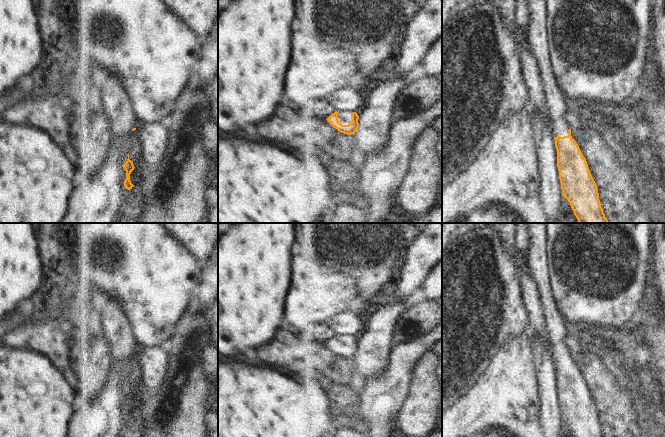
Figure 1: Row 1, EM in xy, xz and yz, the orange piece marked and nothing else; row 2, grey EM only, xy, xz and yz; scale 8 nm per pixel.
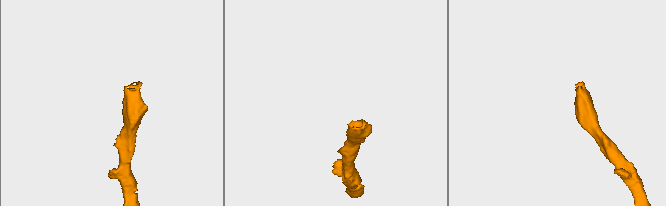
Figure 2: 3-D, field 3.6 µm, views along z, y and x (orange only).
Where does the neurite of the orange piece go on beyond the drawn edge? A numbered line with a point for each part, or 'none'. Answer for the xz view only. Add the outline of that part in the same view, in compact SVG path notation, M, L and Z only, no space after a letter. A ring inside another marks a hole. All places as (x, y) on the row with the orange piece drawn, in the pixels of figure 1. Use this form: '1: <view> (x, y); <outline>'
1: xz (345, 117); M339 110L338 112L338 121L342 125L348 125L352 122L352 113L350 111L344 111L344 110Z

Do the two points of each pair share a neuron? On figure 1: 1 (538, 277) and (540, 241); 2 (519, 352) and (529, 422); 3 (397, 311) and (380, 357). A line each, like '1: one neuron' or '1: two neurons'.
1: one neuron
2: one neuron
3: one neuron

